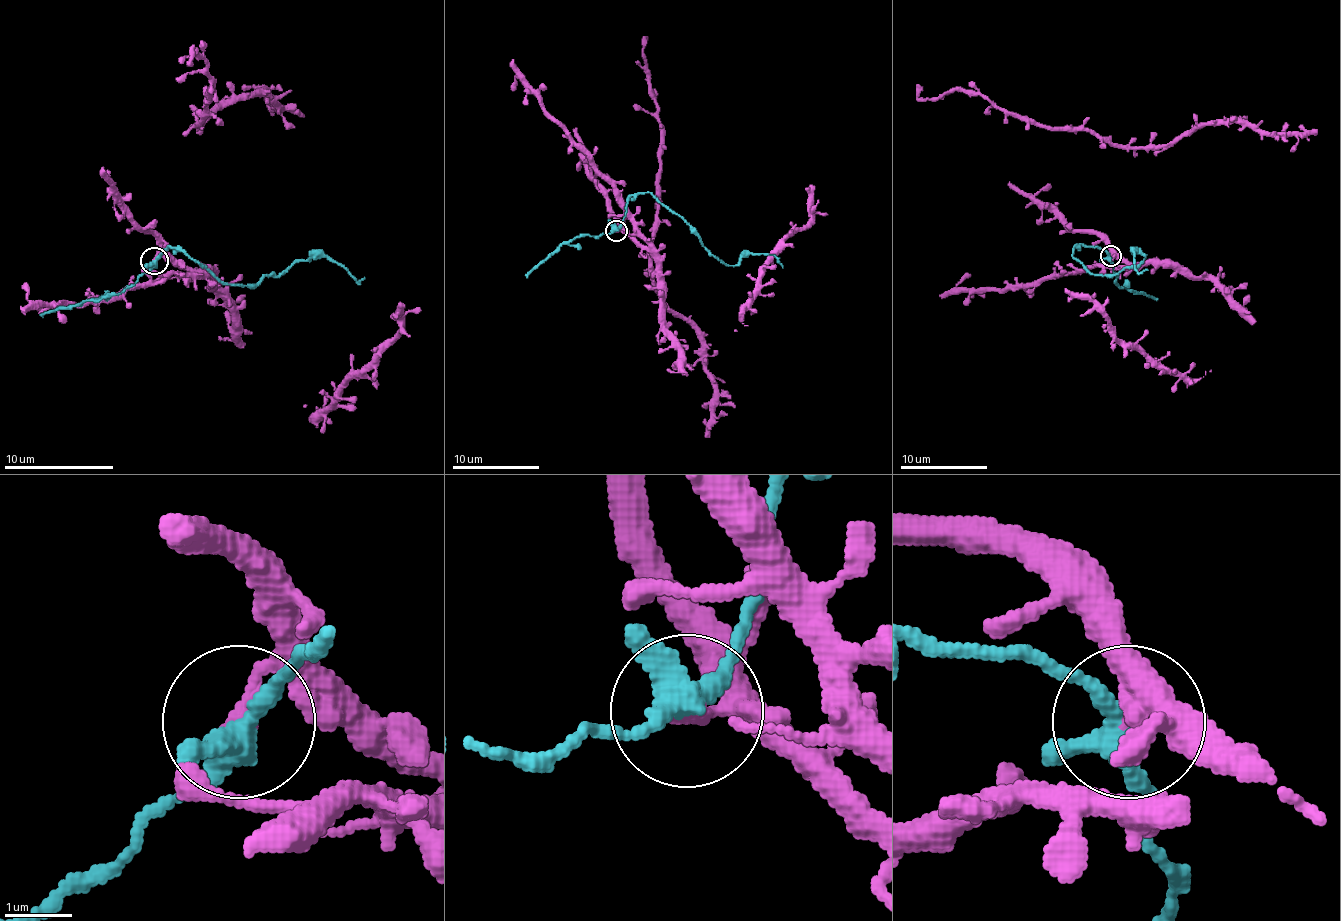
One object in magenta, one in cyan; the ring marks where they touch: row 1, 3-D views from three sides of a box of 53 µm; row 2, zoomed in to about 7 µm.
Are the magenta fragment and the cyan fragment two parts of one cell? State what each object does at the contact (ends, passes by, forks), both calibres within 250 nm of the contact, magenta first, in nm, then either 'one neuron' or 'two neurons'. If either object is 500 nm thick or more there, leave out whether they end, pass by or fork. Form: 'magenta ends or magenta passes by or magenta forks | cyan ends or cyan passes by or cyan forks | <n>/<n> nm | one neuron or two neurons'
magenta ends | cyan forks | 280/320 nm | two neurons

